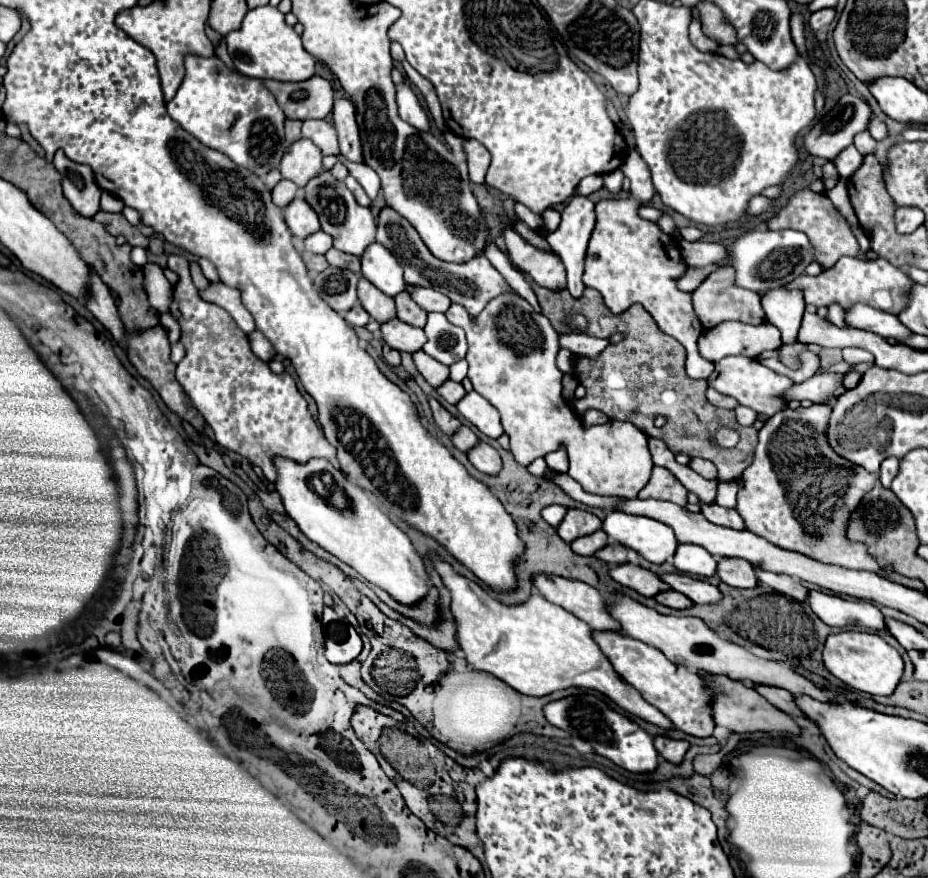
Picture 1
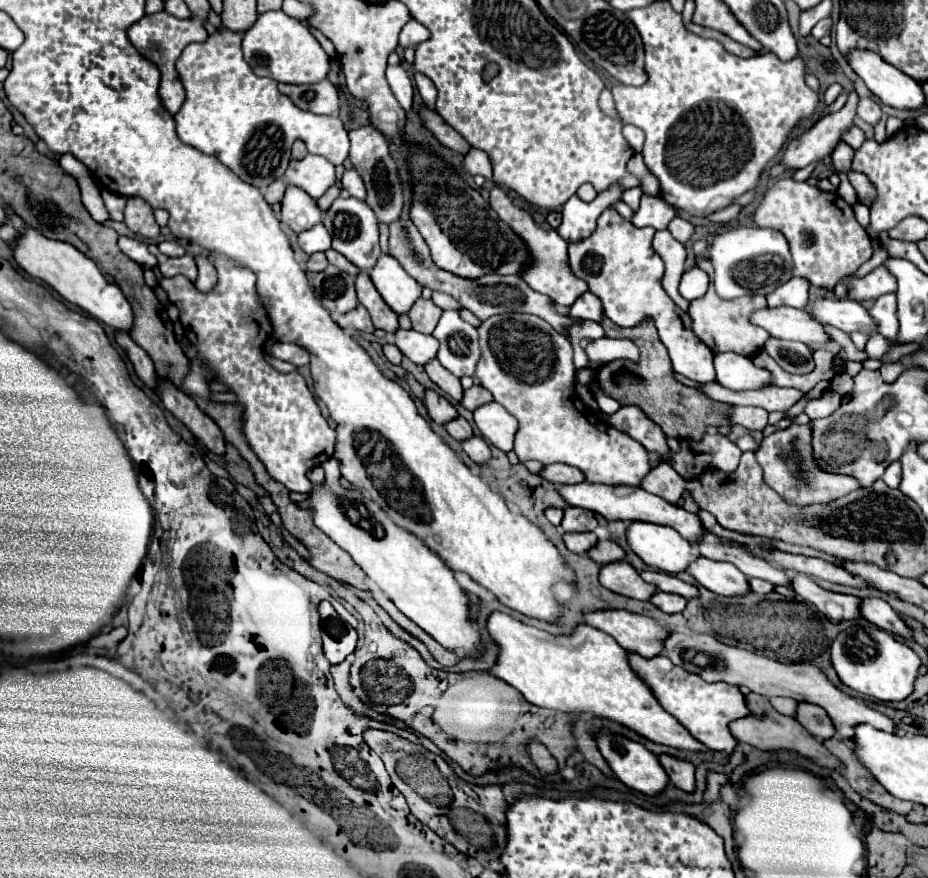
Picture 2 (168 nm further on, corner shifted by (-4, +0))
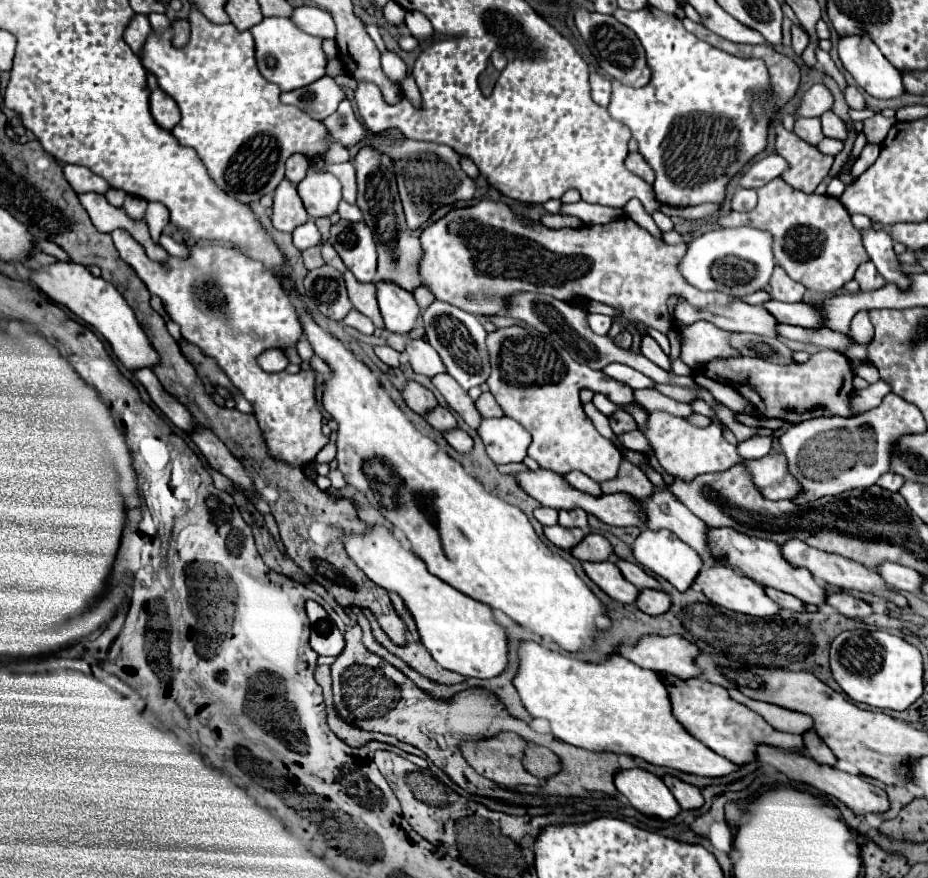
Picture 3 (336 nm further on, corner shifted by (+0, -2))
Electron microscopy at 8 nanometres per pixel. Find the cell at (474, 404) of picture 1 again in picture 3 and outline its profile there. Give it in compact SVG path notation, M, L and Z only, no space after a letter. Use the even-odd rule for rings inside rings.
M511 417L483 419L479 437L495 463L521 463L531 445L531 435Z

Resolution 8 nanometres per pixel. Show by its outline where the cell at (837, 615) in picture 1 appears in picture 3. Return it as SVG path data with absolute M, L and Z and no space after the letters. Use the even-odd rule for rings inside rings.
M709 527L707 537L711 537L711 549L723 557L723 565L741 571L745 577L751 577L753 581L765 585L765 587L775 587L779 591L785 591L789 595L795 595L807 605L823 605L825 603L825 589L813 579L813 575L807 569L797 569L789 565L777 543L773 541L763 541L759 537L749 537L743 533L737 533L731 527Z

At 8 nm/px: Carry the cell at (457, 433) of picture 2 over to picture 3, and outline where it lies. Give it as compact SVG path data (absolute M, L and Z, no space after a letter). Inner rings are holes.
M433 407L431 411L427 411L427 415L423 415L423 419L431 427L435 427L437 431L447 431L447 429L455 429L457 427L457 421L451 415L451 411L443 409L443 407Z

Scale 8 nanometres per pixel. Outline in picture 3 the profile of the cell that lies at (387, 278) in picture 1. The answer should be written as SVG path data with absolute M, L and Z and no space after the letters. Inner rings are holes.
M377 283L377 301L387 331L407 335L415 327L421 309L411 293L393 283Z

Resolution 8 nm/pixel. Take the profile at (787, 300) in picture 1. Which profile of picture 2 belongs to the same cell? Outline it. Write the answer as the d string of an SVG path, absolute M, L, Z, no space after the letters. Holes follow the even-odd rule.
M793 277L785 285L777 287L773 293L767 295L767 305L769 307L795 307L795 309L805 309L809 303L809 285L807 279Z

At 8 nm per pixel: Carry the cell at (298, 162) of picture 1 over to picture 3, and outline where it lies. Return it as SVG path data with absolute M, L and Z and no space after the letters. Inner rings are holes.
M313 159L313 163L309 165L309 171L307 171L307 177L297 187L299 197L303 199L303 205L309 213L309 217L313 217L313 219L331 217L333 213L337 213L337 205L343 199L339 179L331 173L315 171L321 165L323 165L321 159Z

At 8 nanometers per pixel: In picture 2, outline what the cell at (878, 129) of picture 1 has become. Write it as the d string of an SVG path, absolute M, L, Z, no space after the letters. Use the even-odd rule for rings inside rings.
M861 97L861 99L859 99L857 115L859 115L865 123L869 123L869 125L877 125L883 113L881 113L881 107L879 107L873 99L865 99L865 97Z

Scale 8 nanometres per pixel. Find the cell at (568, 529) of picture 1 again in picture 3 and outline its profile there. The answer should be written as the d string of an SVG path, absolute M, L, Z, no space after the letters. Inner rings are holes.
M583 509L559 511L559 525L563 525L563 527L579 527L579 529L587 531L587 513Z

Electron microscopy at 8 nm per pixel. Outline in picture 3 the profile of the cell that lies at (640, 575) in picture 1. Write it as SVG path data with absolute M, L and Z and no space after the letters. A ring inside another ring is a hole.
M583 561L583 571L585 575L595 581L611 599L619 603L635 603L635 597L639 589L635 585L627 583L627 579L619 573L617 565L611 561L601 561L601 563L587 563Z

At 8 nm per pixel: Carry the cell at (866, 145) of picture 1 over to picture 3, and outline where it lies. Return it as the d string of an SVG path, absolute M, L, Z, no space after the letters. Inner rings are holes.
M827 111L827 113L821 115L821 127L823 127L825 137L833 137L833 139L839 139L839 141L847 139L847 127L833 111Z

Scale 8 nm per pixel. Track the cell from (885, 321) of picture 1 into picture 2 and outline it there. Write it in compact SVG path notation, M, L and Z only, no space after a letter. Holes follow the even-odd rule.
M817 299L811 309L811 315L823 325L829 323L837 329L843 329L845 333L875 333L875 319L871 319L871 313L861 303L851 299Z

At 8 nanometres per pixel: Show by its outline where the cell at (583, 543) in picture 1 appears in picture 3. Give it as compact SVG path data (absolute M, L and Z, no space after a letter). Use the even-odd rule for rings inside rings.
M551 525L551 527L543 527L543 533L545 537L559 549L571 549L575 547L581 539L583 539L583 531L581 529L567 529L567 527L561 527L561 525Z

